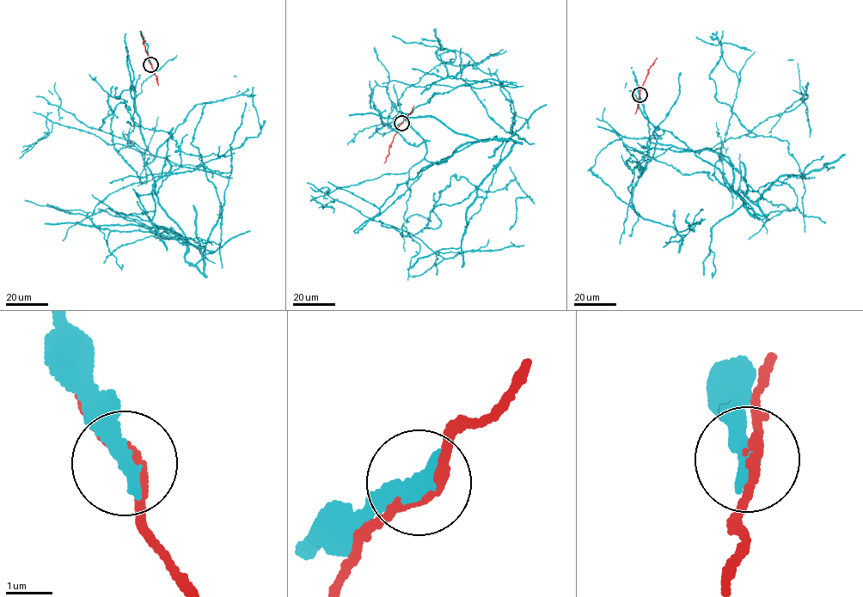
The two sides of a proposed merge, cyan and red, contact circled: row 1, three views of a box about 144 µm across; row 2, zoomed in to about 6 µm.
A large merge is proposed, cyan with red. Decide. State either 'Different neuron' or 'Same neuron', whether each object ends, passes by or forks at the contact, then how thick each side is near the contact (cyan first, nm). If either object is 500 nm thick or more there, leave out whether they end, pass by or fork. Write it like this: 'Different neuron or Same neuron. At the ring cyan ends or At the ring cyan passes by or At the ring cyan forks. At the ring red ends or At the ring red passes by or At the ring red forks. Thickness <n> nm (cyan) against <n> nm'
Different neuron. At the ring cyan ends. At the ring red passes by. Thickness 440 nm (cyan) against 240 nm

